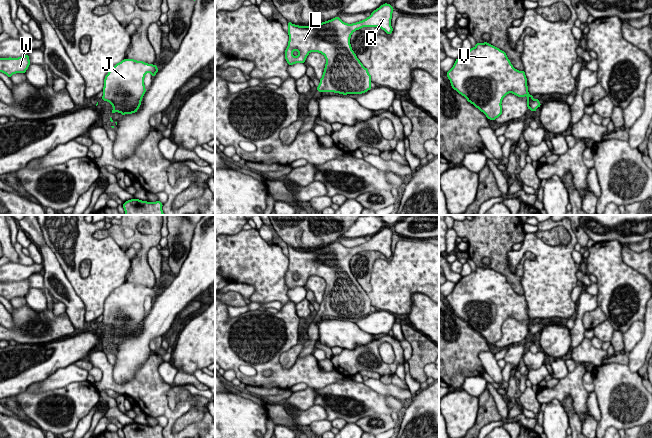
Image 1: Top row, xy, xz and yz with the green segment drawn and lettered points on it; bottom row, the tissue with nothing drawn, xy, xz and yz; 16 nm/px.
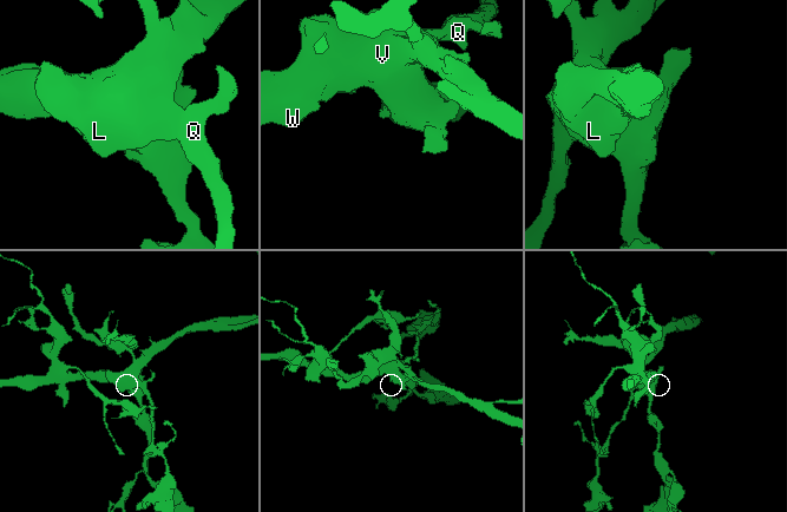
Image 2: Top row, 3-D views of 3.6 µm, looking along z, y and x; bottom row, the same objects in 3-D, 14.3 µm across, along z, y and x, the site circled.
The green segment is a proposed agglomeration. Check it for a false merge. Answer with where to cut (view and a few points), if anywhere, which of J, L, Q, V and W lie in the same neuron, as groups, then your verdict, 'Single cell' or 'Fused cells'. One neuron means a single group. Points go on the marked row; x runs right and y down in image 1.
No split. Groups: J L Q V W. Single cell

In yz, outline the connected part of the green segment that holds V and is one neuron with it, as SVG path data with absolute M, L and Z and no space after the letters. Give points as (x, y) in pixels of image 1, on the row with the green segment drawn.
M487 42L476 43L474 48L462 53L446 74L452 88L483 112L487 119L495 120L502 114L501 103L508 93L527 96L527 107L533 112L541 106L539 99L534 99L528 92L525 72L515 69L504 51Z

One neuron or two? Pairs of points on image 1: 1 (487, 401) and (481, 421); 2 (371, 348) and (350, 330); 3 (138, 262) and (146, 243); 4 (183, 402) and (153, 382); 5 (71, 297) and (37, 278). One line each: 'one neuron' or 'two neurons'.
1: one neuron
2: two neurons
3: one neuron
4: one neuron
5: two neurons

